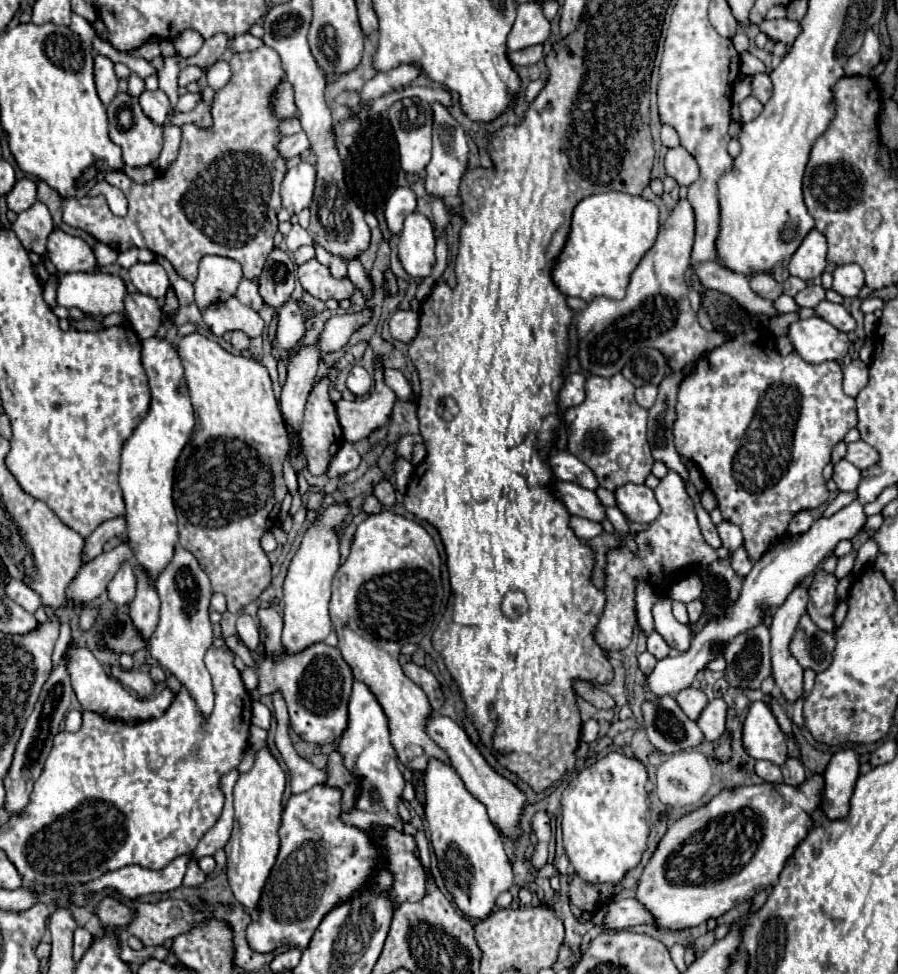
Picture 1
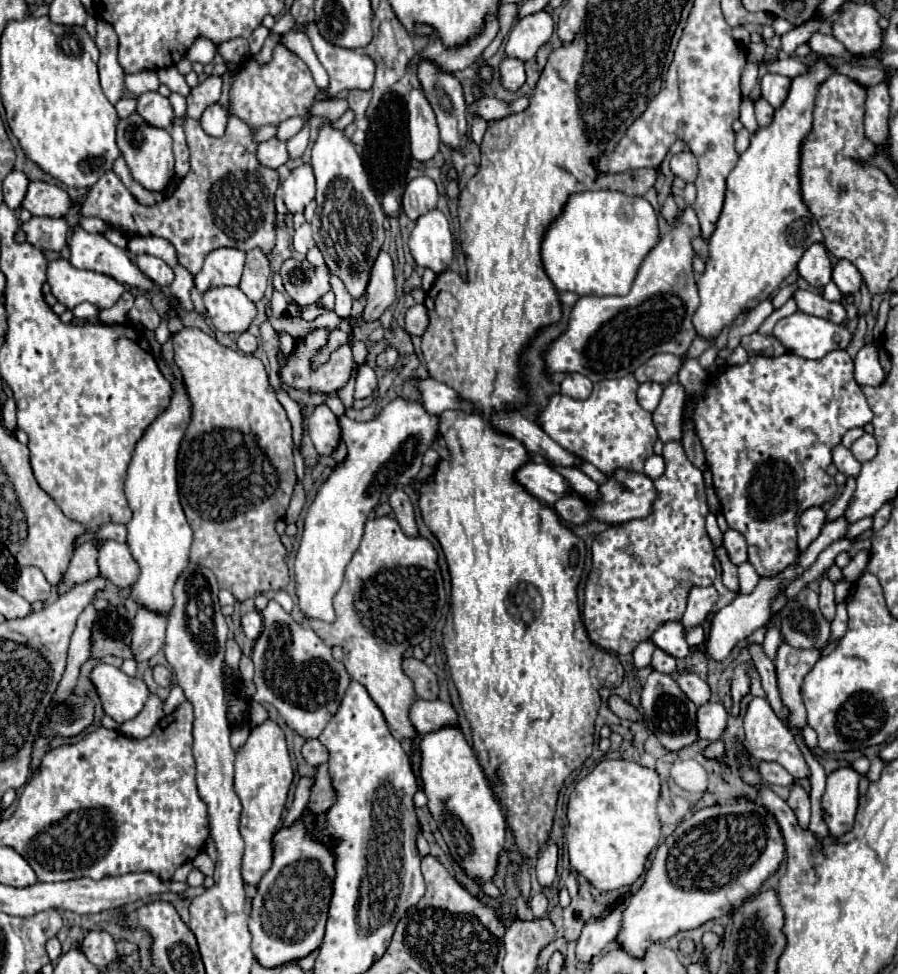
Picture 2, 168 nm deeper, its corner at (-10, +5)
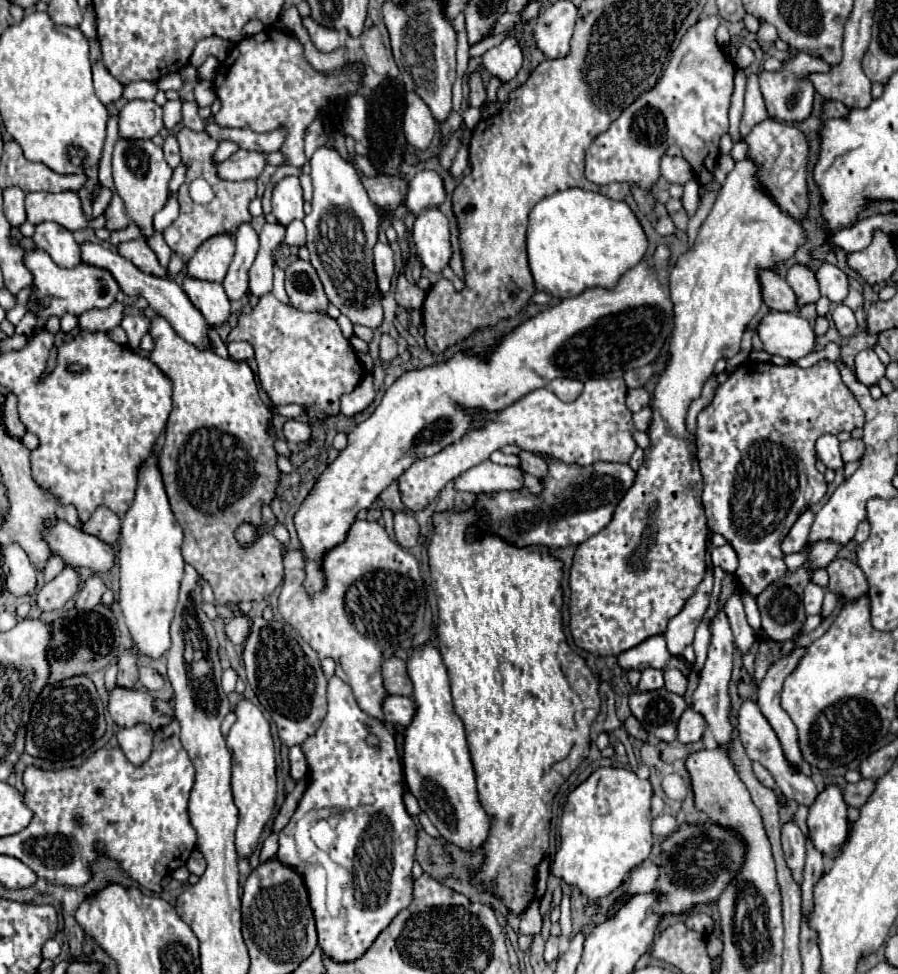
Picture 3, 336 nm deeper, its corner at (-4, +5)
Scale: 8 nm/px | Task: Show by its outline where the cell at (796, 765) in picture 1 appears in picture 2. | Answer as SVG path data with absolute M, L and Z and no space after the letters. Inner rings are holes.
M795 783L791 787L791 795L787 799L787 805L795 811L799 827L805 829L809 825L809 795L805 793L805 789L799 783Z

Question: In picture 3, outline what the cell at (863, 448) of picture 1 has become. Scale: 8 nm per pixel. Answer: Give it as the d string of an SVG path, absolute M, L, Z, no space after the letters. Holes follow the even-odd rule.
M849 439L841 443L841 457L845 463L849 461L859 461L865 453L865 443L863 439Z

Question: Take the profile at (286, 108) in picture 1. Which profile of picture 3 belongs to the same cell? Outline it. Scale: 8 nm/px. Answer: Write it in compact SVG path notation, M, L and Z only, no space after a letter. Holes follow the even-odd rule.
M269 27L253 37L245 37L231 49L227 59L219 65L213 85L221 99L221 109L213 119L221 127L265 133L283 125L287 129L287 139L281 151L287 155L289 165L301 167L305 163L303 139L309 123L319 115L319 111L329 113L333 97L341 99L361 87L361 69L347 67L339 75L321 75L305 61L303 47L295 35Z

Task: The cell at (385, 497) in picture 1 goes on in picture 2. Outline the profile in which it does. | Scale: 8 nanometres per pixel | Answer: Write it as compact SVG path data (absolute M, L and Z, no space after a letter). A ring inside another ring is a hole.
M395 489L389 497L389 503L395 511L395 519L401 527L401 531L409 537L417 537L419 531L417 531L417 523L415 523L415 513L413 513L413 505L409 501L409 497L405 495L405 491L401 489Z

